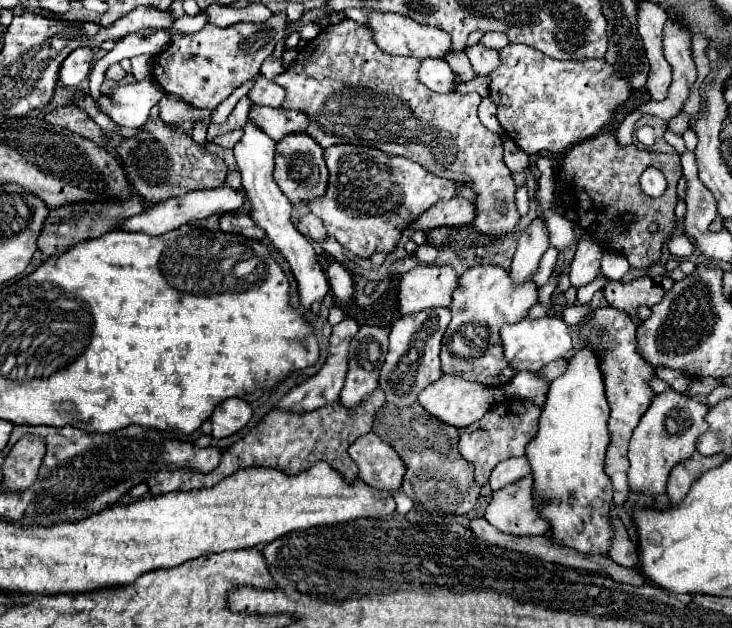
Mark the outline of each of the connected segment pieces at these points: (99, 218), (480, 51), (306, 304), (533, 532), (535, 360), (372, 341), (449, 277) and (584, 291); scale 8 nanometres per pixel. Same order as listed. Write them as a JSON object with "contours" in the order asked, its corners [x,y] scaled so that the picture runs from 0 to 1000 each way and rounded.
{"contours":[[[[184,309],[179,318],[171,318],[171,322],[163,322],[163,318],[127,322],[127,325],[105,325],[102,331],[100,328],[86,328],[81,334],[70,334],[67,347],[61,354],[61,366],[53,376],[53,398],[64,411],[81,408],[86,401],[92,401],[100,389],[108,389],[108,385],[116,385],[116,382],[127,382],[127,379],[135,379],[135,376],[157,366],[173,347],[179,347],[184,341],[193,341],[195,331],[198,328],[193,325],[193,315]]],[[[657,67],[646,70],[646,73],[638,73],[635,80],[646,111],[652,118],[668,118],[671,111],[679,108],[679,99],[682,99],[682,86],[676,80],[668,80],[663,73],[657,73]]],[[[346,194],[335,197],[335,213],[329,220],[327,229],[321,229],[318,242],[321,242],[321,255],[324,255],[324,268],[332,280],[332,303],[340,312],[343,325],[346,325],[346,350],[362,366],[365,379],[373,385],[373,392],[389,408],[389,414],[395,417],[400,439],[408,452],[408,475],[411,475],[411,490],[425,490],[428,481],[441,481],[444,468],[449,465],[449,449],[447,439],[441,436],[436,417],[433,417],[433,404],[428,398],[428,389],[422,379],[417,379],[414,373],[406,369],[400,350],[398,350],[398,338],[400,338],[400,325],[389,315],[389,309],[381,303],[381,296],[373,287],[373,268],[376,268],[376,223],[370,223],[359,207],[354,207]]],[[[717,758],[698,774],[673,783],[665,806],[665,831],[701,854],[742,854],[753,844],[750,831],[734,818],[728,790],[728,758]]],[[[764,503],[723,510],[714,506],[684,522],[684,541],[690,554],[690,570],[704,589],[739,589],[745,580],[769,570],[780,557],[780,532],[775,516]]],[[[493,519],[477,551],[477,592],[466,621],[466,643],[488,646],[518,615],[520,583],[531,554],[531,522]]],[[[613,420],[570,424],[551,436],[545,452],[545,494],[551,503],[583,490],[613,487],[619,462],[627,455],[627,439]]],[[[820,436],[810,449],[791,459],[784,487],[806,481],[813,465],[821,462],[827,454],[828,444],[825,443],[828,441]]]]}

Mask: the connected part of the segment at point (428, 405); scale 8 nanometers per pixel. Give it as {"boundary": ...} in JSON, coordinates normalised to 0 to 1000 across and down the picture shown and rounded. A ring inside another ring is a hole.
{"boundary":[[[605,596],[605,602],[600,602],[597,608],[586,611],[575,627],[572,627],[572,643],[592,659],[594,666],[600,666],[608,675],[624,678],[624,682],[635,682],[652,669],[657,669],[676,643],[676,627],[671,615],[663,611],[652,611],[652,608],[638,608],[630,599],[611,599]]]}

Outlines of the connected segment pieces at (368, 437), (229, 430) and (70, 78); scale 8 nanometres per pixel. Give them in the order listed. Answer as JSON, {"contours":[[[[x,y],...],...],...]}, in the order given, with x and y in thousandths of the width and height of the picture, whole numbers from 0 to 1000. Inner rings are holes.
{"contours":[[[[499,691],[477,710],[477,726],[490,742],[490,761],[512,780],[548,780],[553,739],[542,720],[515,697],[515,691]]],[[[307,637],[302,640],[291,662],[288,662],[288,675],[291,675],[291,697],[310,697],[321,688],[327,688],[346,662],[343,646],[335,637]]],[[[111,73],[111,76],[100,80],[83,102],[81,131],[89,137],[111,134],[124,115],[124,96],[127,96],[127,76]]]]}

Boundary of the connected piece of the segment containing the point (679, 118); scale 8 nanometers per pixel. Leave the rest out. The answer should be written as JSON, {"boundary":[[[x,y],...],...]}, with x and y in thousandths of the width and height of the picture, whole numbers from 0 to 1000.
{"boundary":[[[928,175],[928,182],[914,191],[914,207],[919,207],[922,213],[933,213],[939,204],[941,204],[941,182]]]}

